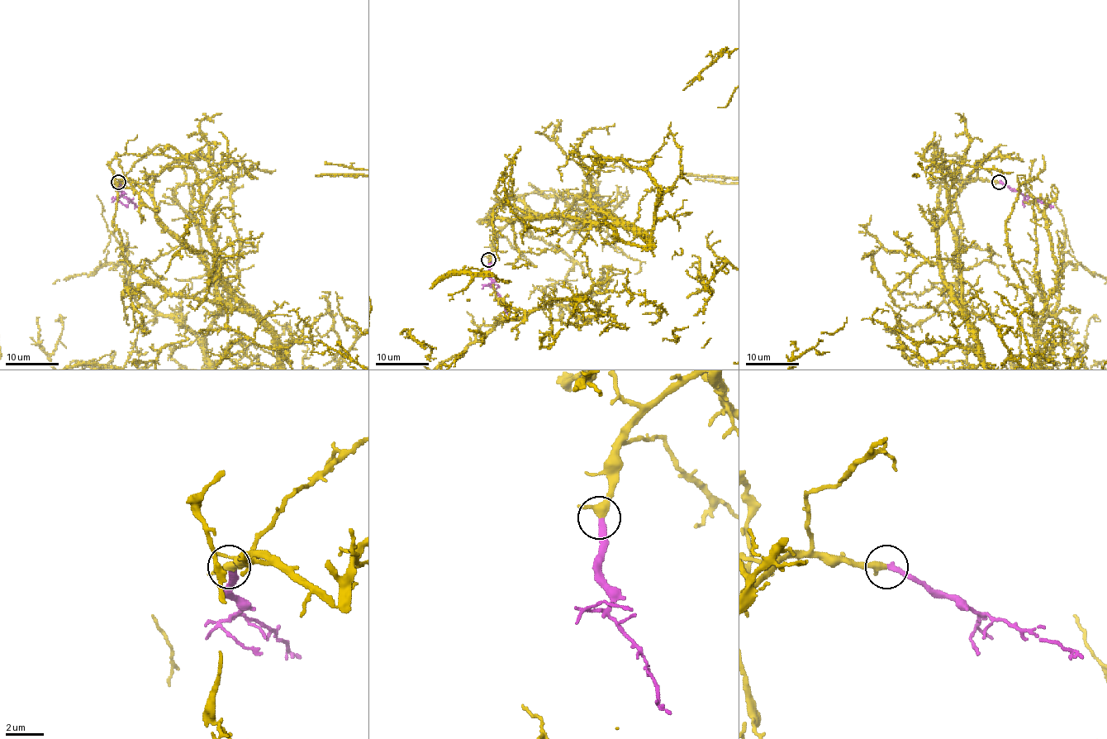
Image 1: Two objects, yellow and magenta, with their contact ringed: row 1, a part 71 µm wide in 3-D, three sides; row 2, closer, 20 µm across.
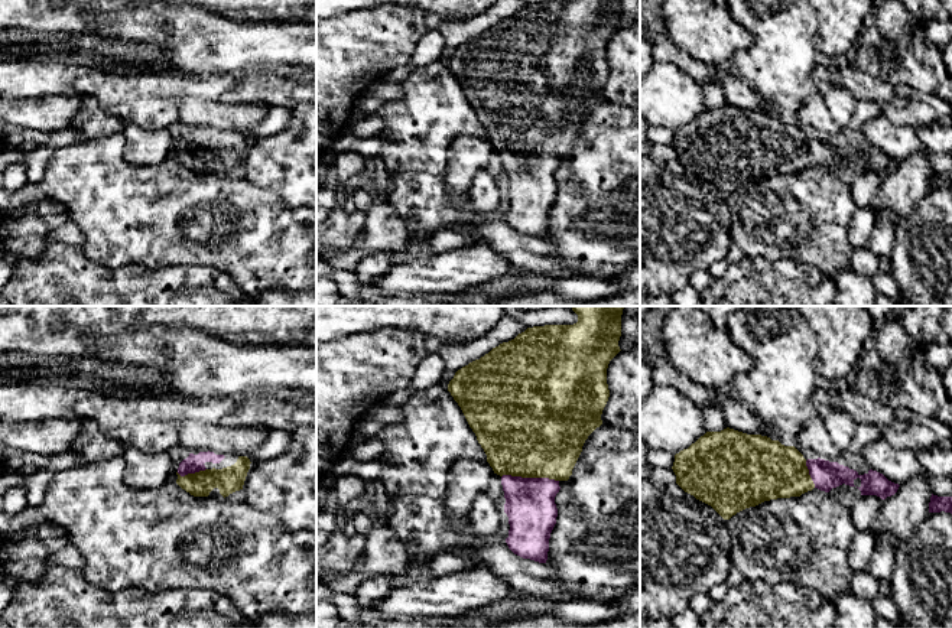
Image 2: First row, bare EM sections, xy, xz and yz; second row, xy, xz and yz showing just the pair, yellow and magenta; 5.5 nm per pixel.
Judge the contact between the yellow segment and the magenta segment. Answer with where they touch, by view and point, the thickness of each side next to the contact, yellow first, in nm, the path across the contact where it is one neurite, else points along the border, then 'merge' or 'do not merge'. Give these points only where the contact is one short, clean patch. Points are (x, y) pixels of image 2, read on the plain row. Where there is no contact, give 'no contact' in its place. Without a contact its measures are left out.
xz (530, 153) | 500/280 nm | across xz (532, 108), (530, 153), (530, 184) | merge

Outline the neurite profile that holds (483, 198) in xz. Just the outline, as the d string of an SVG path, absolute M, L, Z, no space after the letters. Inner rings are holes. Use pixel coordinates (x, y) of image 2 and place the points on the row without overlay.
M487 169L478 170L468 193L464 196L469 218L496 214L503 188Z

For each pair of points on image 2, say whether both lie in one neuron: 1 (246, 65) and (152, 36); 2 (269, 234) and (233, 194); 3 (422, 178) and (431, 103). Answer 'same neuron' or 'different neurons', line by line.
1: different neurons
2: same neuron
3: same neuron

